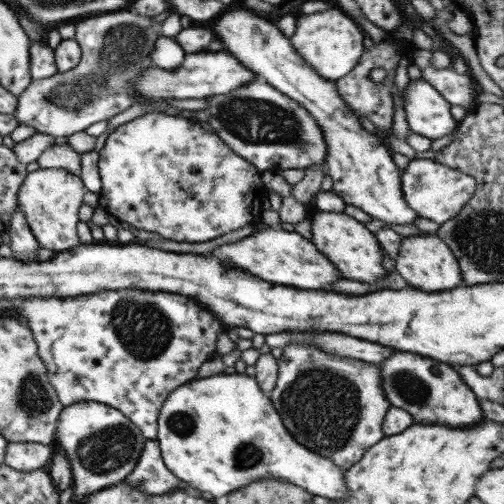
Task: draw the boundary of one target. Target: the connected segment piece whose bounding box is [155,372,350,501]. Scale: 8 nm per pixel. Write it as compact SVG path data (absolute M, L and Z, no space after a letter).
M222 372L202 380L196 378L182 384L168 394L158 415L157 440L166 468L188 486L194 486L200 492L210 492L214 498L230 494L230 490L244 488L254 480L264 478L282 478L290 484L312 492L313 496L323 496L332 501L344 499L350 495L344 480L345 470L325 456L308 450L298 444L288 429L284 427L282 417L276 412L269 397L264 395L254 377L245 373L228 374Z

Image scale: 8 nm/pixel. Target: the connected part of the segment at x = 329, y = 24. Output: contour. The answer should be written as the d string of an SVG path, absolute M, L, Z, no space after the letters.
M326 10L298 18L296 32L290 40L296 52L300 52L300 56L310 64L310 67L316 68L320 76L326 80L337 81L360 62L362 50L368 43L364 42L364 38L368 36L362 36L358 26L340 10Z

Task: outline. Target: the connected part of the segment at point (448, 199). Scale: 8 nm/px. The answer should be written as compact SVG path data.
M414 159L401 174L401 186L408 207L418 217L442 225L461 213L476 191L477 183L472 176L439 164L433 159Z

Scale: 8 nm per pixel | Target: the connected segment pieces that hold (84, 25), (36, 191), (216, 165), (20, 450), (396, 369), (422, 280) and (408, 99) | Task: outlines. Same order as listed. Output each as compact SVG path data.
M128 10L104 13L104 16L87 18L74 22L76 24L75 41L81 48L80 62L72 70L59 73L50 78L33 80L24 92L18 96L17 107L13 113L18 123L33 126L36 132L55 136L70 136L85 131L91 124L109 120L116 114L124 112L136 102L136 78L140 72L153 66L152 54L156 40L162 36L160 24L152 22L148 16L138 15Z
M40 168L26 176L17 194L17 206L42 248L59 253L80 244L77 225L86 192L82 180L63 168Z
M163 110L146 113L112 130L112 133L106 138L104 148L99 152L98 167L101 179L99 207L106 211L108 216L111 215L132 227L160 234L162 238L176 240L176 242L206 242L206 240L212 240L216 236L222 236L231 230L236 230L246 225L258 225L260 215L263 212L263 202L268 193L267 184L262 181L262 173L258 171L258 168L235 154L234 150L220 139L218 133L212 129L208 122L201 122L195 117L185 118L181 115L168 115Z
M36 442L8 443L4 462L19 471L41 469L48 464L54 452L54 444L45 445Z
M395 351L380 366L380 372L382 372L384 395L387 396L391 406L408 412L416 424L472 428L484 420L478 398L472 394L468 385L462 382L455 366L418 354Z
M438 233L420 234L403 237L400 254L396 258L396 270L400 276L414 288L426 290L426 292L438 292L438 290L450 290L462 284L462 274L456 256L448 250L448 244L442 242Z
M410 80L402 100L410 131L432 141L458 131L451 104L428 81Z

